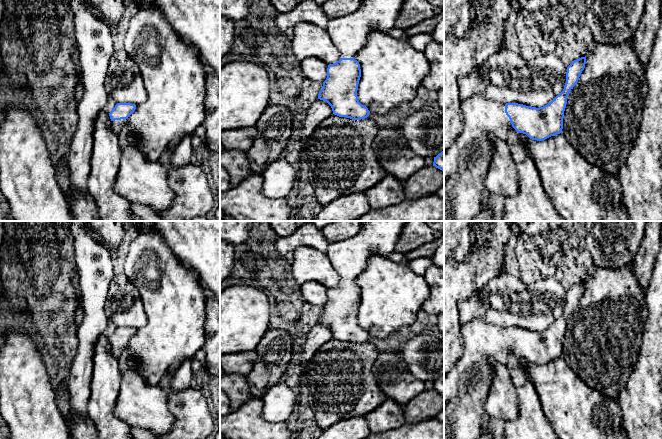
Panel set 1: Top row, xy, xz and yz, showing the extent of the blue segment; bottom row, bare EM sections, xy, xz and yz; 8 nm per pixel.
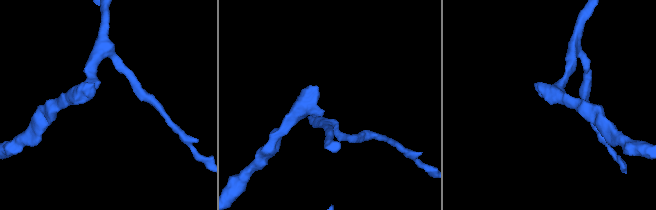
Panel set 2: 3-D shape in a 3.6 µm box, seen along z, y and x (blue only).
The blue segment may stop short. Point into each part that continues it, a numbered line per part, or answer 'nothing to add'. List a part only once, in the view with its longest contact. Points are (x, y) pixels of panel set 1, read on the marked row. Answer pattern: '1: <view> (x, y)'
1: yz (466, 162)

